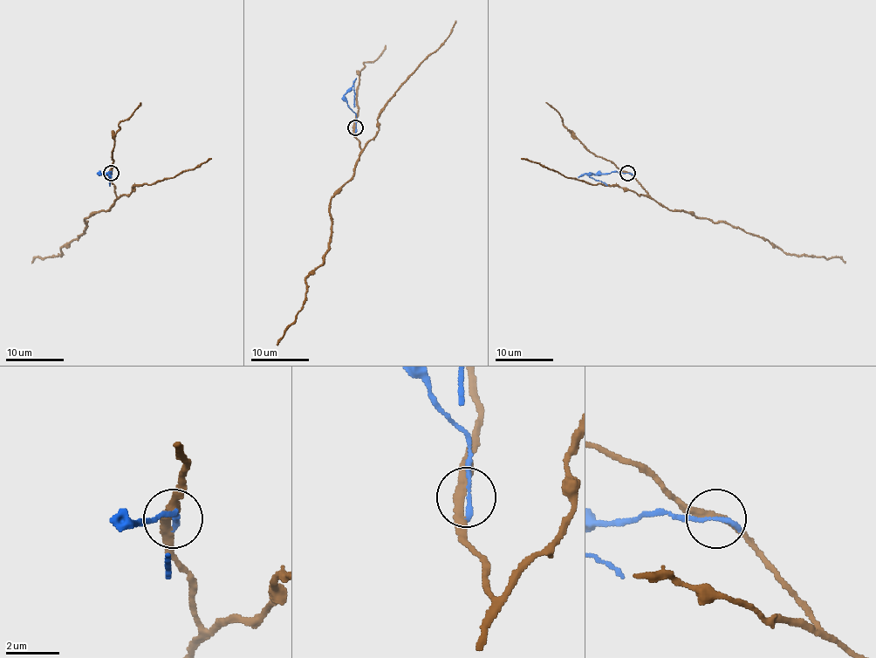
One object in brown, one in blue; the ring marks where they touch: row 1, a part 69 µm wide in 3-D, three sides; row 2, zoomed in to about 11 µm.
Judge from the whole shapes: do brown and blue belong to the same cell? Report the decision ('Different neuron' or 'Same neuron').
Different neuron

